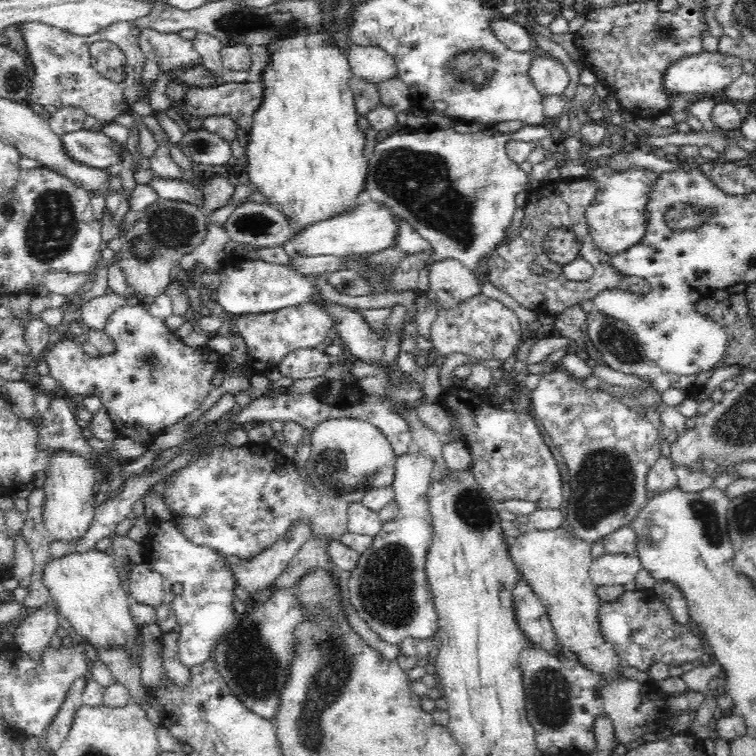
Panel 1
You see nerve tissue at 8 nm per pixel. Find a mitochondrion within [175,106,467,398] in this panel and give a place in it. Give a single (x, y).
(253, 224)

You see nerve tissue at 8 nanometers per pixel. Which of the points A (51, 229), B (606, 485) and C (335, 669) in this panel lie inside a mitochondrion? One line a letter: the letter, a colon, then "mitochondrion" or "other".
A: mitochondrion
B: mitochondrion
C: mitochondrion

